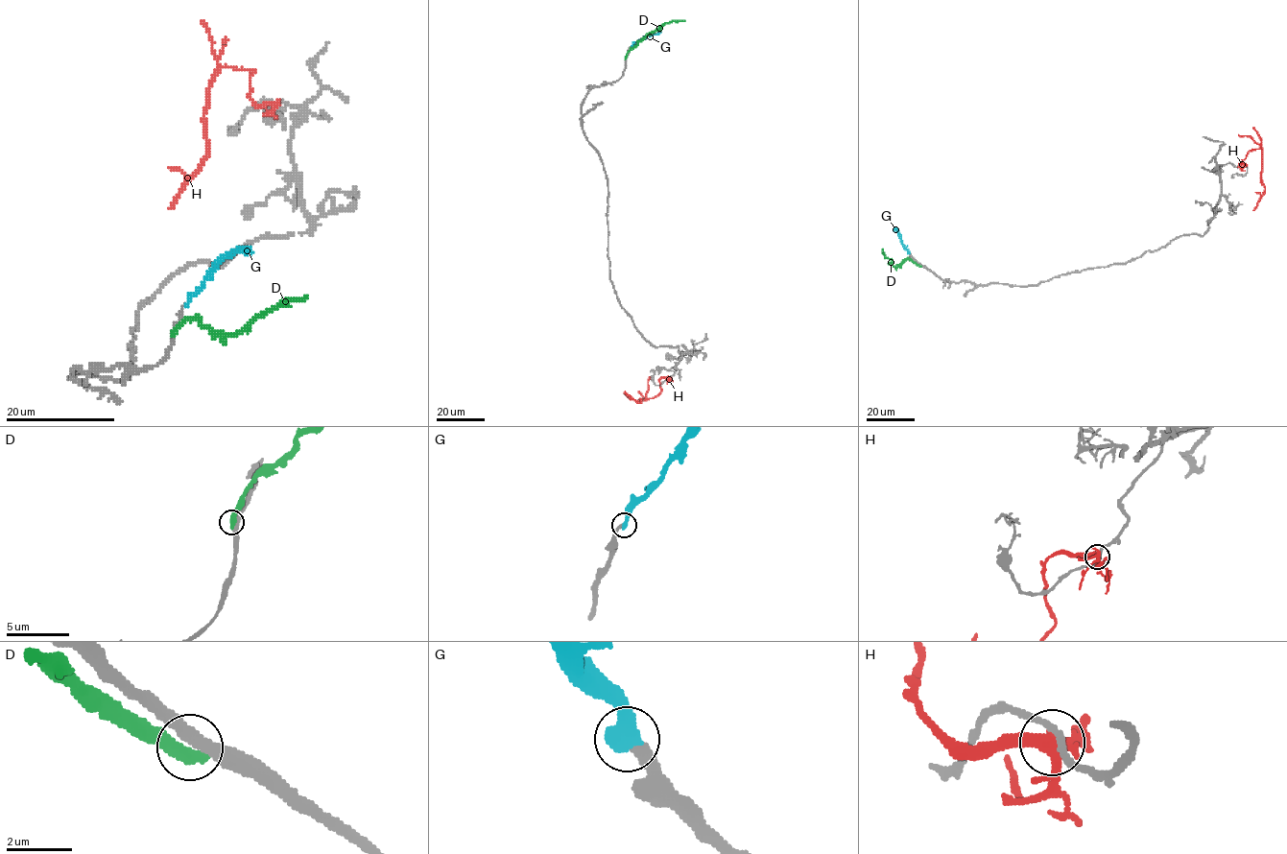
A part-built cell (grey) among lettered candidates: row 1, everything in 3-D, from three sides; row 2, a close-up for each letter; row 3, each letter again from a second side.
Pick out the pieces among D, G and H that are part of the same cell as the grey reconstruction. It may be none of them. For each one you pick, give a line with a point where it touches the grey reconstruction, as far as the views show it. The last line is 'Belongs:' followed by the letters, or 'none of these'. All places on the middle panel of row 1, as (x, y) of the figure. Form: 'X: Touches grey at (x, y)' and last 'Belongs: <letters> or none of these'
G: Touches grey at (631, 46)
Belongs: G

